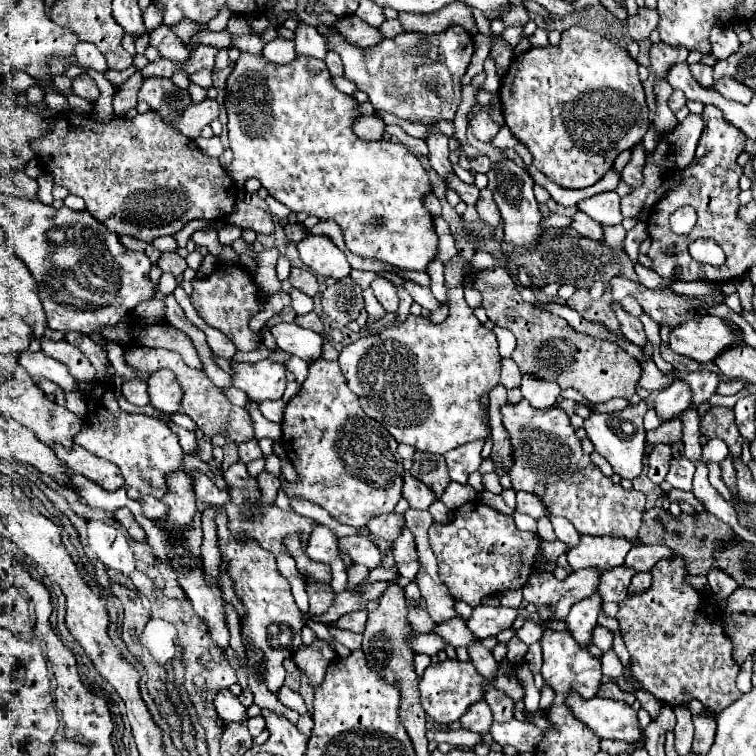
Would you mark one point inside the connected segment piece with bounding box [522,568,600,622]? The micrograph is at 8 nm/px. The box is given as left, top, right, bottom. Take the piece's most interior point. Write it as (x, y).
(542, 589)

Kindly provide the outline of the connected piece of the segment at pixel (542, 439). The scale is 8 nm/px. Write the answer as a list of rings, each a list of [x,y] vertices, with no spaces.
[[[522,400],[518,404],[506,402],[500,414],[512,442],[512,470],[508,470],[508,476],[514,490],[536,494],[548,514],[570,520],[580,534],[624,536],[638,544],[636,534],[642,524],[646,496],[636,490],[624,490],[594,466],[590,456],[582,452],[580,440],[574,436],[574,428],[562,408],[536,410]]]

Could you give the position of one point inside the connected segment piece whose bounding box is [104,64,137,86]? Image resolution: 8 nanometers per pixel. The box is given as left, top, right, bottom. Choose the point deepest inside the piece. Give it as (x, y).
(117, 78)

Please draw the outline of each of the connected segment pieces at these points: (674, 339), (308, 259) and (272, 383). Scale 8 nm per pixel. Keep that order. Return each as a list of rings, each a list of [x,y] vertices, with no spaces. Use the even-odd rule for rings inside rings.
[[[716,316],[686,320],[686,324],[680,324],[670,332],[672,352],[688,356],[696,362],[712,362],[724,348],[732,346],[734,342],[742,342],[742,338],[736,338]]]
[[[308,236],[298,242],[298,254],[302,262],[320,276],[344,278],[350,274],[350,264],[344,252],[328,236]]]
[[[262,360],[256,364],[230,362],[232,364],[232,386],[244,390],[254,402],[280,400],[286,390],[286,370],[282,364]]]

